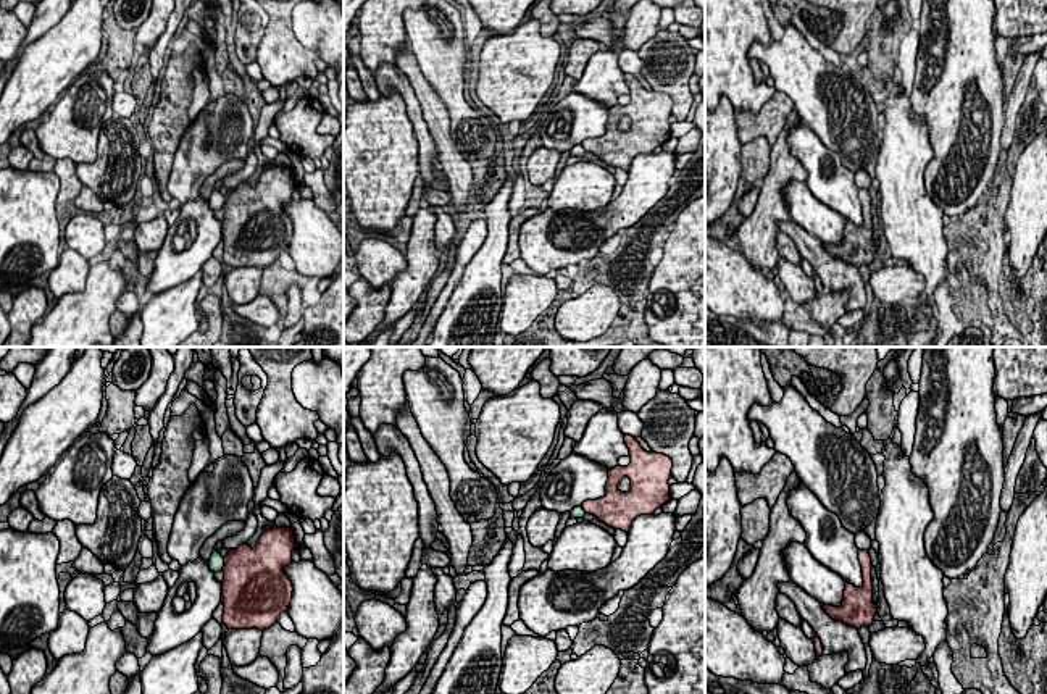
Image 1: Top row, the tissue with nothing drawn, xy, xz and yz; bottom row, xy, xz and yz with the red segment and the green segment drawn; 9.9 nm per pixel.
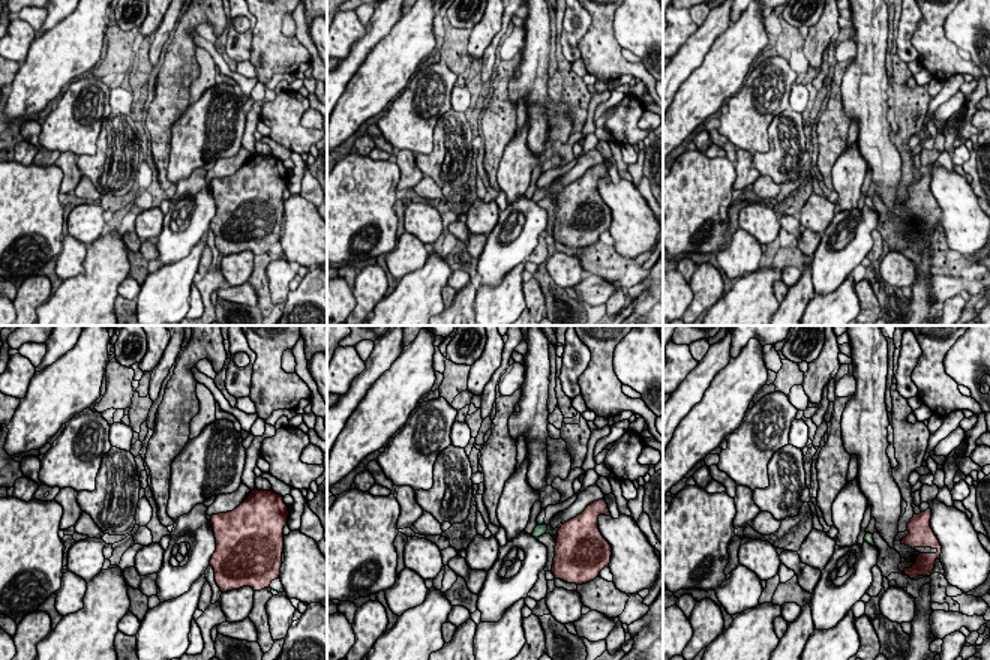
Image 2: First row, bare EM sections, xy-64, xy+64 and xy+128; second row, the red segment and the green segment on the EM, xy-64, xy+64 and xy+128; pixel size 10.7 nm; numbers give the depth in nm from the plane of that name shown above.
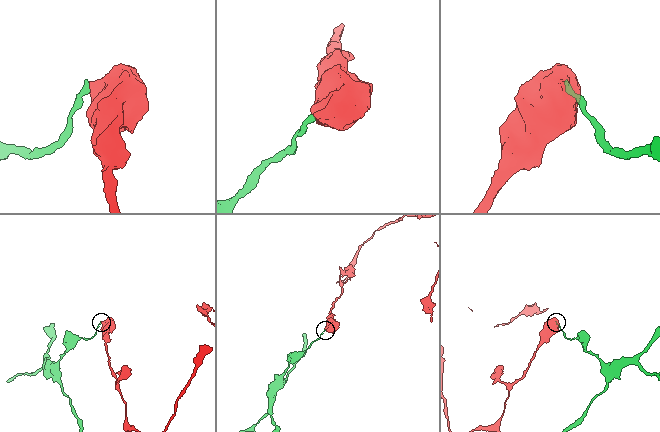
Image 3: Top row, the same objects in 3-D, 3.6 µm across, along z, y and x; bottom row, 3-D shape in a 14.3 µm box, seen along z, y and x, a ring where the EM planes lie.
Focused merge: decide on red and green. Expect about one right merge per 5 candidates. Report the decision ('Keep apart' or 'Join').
Keep apart

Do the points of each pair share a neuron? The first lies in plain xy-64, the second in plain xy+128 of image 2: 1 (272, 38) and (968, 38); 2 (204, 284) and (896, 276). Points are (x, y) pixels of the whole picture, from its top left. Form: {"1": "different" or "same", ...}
{"1": "different", "2": "different"}

